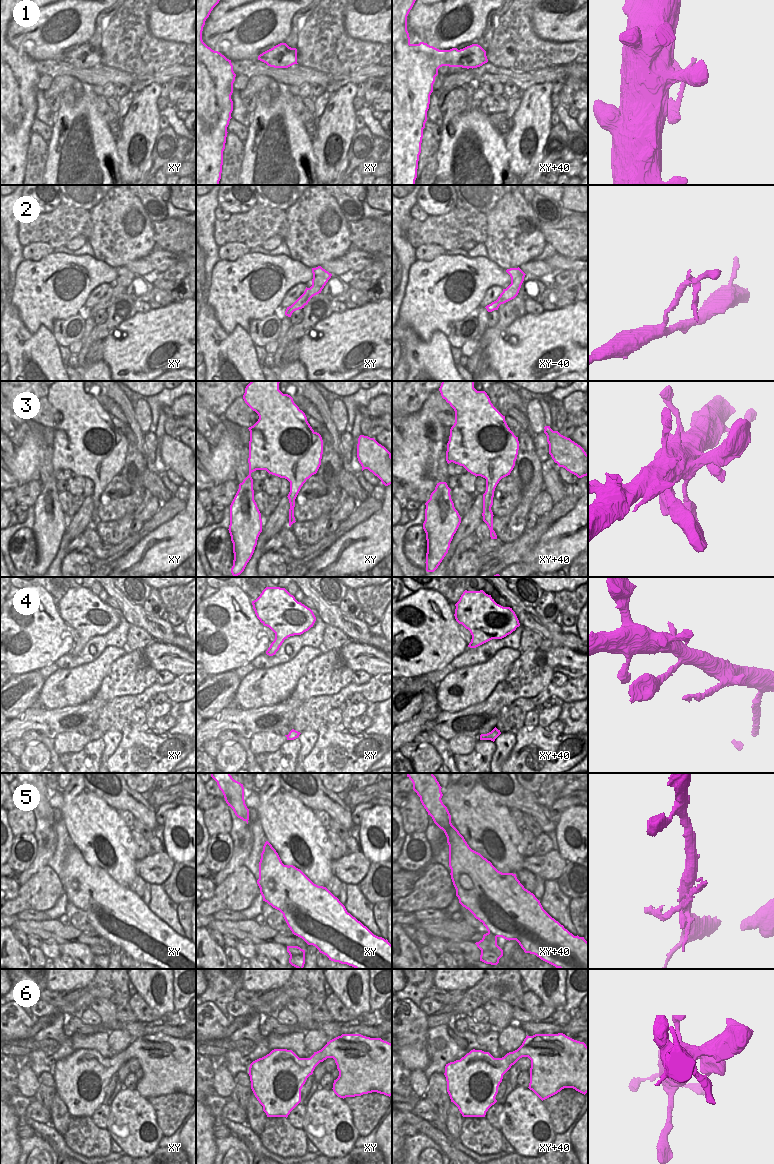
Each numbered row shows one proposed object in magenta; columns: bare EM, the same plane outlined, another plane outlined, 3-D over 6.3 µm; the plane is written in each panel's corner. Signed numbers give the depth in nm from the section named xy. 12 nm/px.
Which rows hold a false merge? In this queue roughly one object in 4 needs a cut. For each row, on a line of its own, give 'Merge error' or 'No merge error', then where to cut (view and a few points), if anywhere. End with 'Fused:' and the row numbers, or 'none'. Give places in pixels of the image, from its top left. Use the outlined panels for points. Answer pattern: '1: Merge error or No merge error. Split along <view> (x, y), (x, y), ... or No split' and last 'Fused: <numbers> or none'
1: No merge error. No split
2: No merge error. No split
3: No merge error. No split
4: No merge error. No split
5: Merge error. Split along xy+40 (488, 932), (491, 932), (496, 937)
6: No merge error. No split
Fused: 5.

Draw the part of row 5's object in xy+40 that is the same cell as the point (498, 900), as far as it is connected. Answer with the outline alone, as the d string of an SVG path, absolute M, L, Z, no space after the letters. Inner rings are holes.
M406 773L413 783L413 790L420 797L420 801L434 823L444 831L449 845L449 867L451 879L456 889L459 903L468 909L476 919L483 923L488 933L506 940L516 940L525 953L534 954L541 960L559 969L588 969L588 942L584 937L574 936L558 921L552 918L542 907L533 893L524 888L516 874L498 871L490 861L480 853L472 850L464 837L451 823L451 815L441 798L441 786L433 773Z

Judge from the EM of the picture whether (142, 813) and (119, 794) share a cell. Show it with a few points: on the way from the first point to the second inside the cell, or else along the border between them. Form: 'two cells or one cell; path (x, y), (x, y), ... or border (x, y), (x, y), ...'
one cell; path (136, 807), (125, 798)

